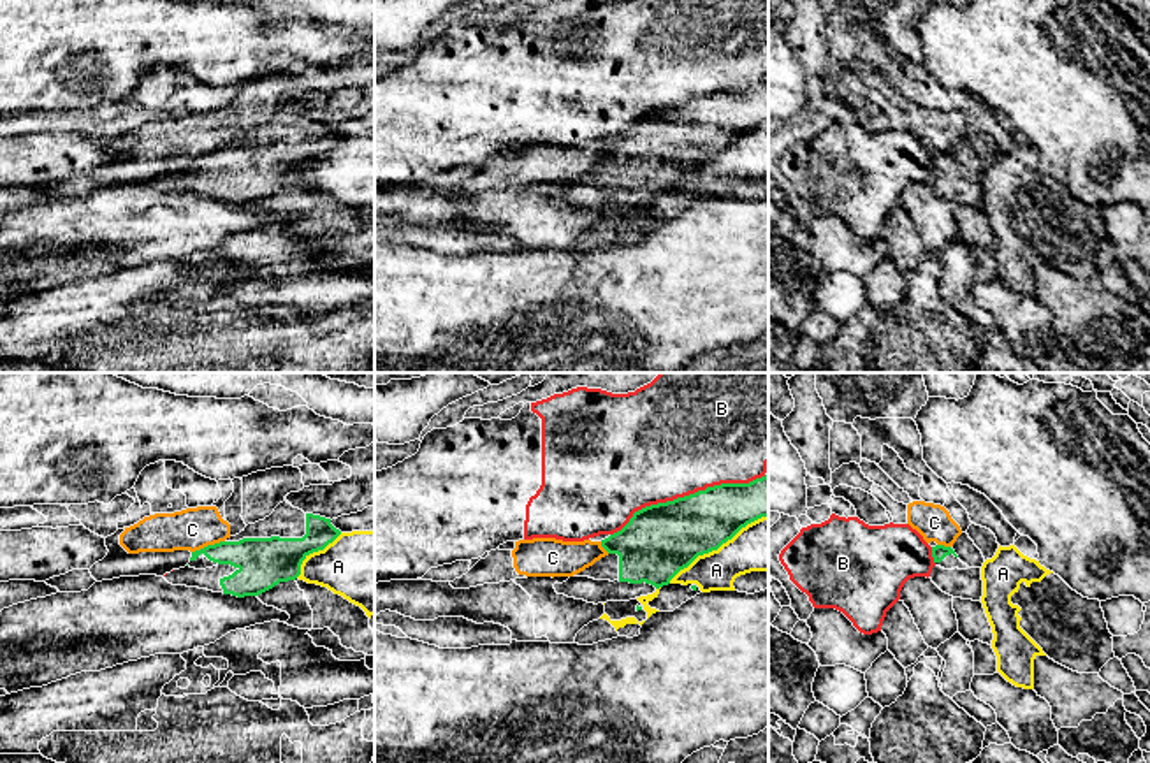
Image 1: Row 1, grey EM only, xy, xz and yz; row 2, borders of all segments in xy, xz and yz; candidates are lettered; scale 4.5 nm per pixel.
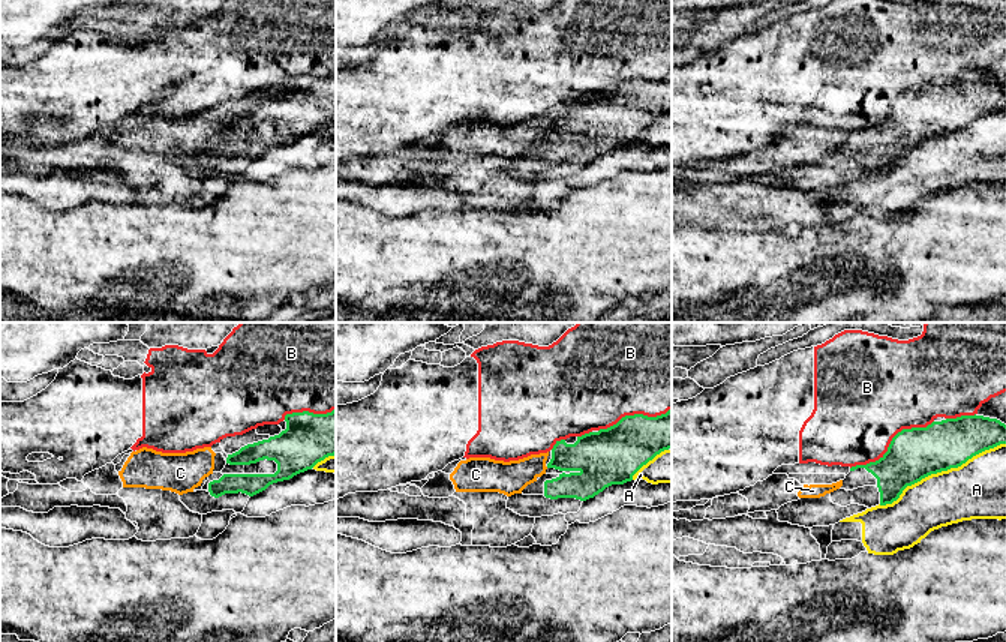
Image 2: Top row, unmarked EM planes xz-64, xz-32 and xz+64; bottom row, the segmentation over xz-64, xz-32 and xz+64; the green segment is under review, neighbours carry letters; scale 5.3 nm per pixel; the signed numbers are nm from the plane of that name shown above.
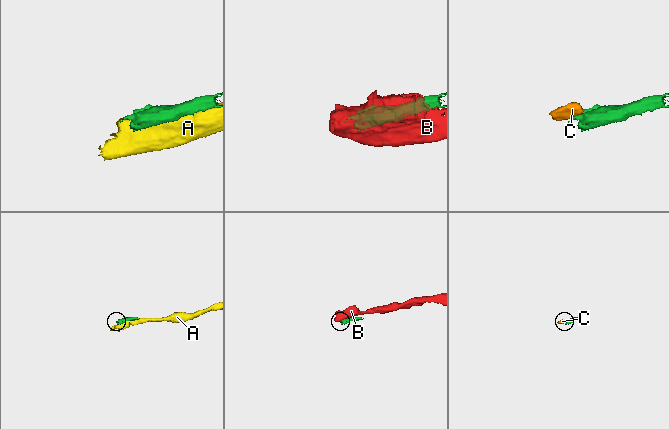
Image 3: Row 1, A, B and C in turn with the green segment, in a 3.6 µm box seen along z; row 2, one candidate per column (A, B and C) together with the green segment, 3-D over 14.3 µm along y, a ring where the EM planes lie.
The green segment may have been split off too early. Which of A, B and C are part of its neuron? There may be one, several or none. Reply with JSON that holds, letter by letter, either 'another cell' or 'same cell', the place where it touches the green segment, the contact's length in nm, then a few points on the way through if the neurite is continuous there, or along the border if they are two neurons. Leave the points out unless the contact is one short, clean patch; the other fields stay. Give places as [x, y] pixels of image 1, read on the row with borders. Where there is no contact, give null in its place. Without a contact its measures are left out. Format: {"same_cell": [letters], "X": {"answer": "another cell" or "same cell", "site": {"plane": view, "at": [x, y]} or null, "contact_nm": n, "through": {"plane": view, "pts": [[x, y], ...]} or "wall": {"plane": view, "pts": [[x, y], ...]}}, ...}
{"same_cell": [], "A": {"answer": "another cell", "site": {"plane": "xz", "at": [718, 547]}, "contact_nm": 550}, "B": {"answer": "another cell", "site": {"plane": "xz", "at": [686, 496]}, "contact_nm": 750}, "C": {"answer": "another cell", "site": {"plane": "xy", "at": [208, 545]}, "contact_nm": 160, "wall": {"plane": "xy", "pts": [[224, 540], [192, 552]]}}}

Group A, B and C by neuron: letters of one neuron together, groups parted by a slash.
A / B / C

